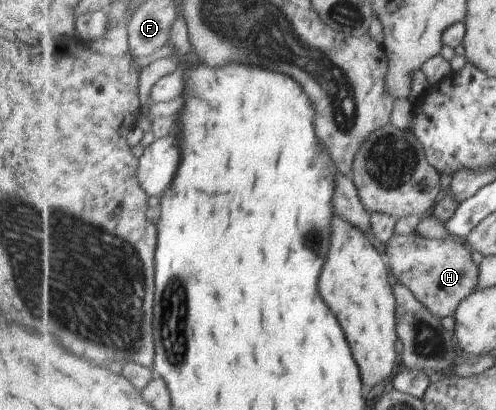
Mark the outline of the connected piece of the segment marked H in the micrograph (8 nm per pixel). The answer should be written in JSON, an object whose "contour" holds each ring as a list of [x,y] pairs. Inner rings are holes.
{"contour":[[[417,232],[406,236],[395,235],[387,247],[395,281],[409,286],[416,298],[438,318],[455,318],[461,302],[477,291],[480,264],[473,261],[472,251],[466,240],[452,236],[447,239],[428,239]]]}

